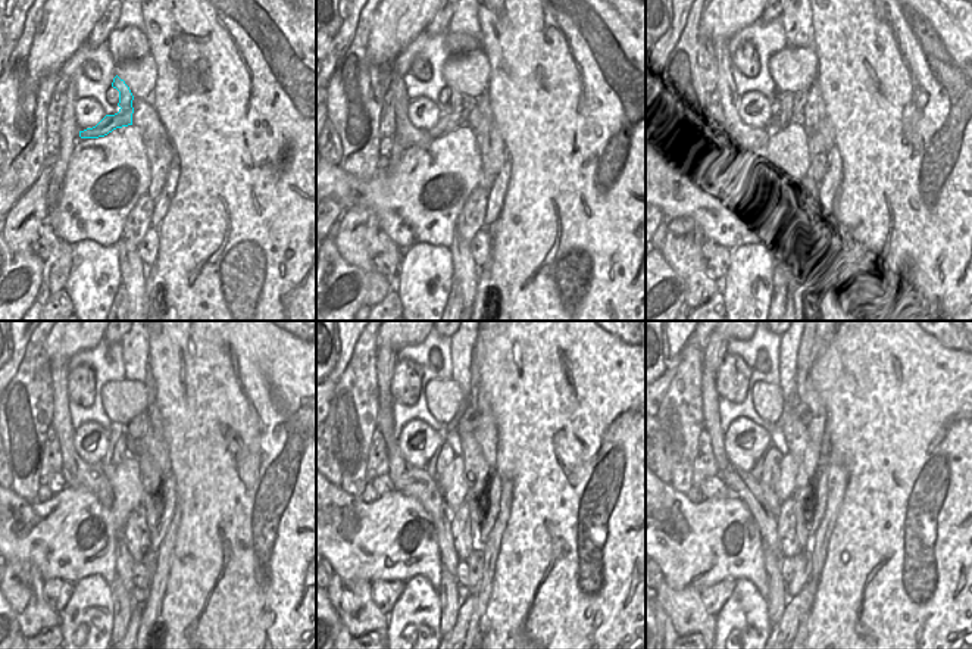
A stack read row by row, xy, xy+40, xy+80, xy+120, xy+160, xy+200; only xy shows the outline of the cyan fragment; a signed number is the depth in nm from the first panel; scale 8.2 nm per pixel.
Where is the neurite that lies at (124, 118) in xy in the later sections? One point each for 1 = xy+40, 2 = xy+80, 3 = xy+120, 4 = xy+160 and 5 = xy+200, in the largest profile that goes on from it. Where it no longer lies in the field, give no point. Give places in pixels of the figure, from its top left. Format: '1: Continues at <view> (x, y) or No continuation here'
1: Continues at xy+40 (447, 122)
2: Continues at xy+80 (784, 116)
3: Continues at xy+120 (119, 449)
4: Continues at xy+160 (447, 454)
5: Continues at xy+200 (771, 467)

